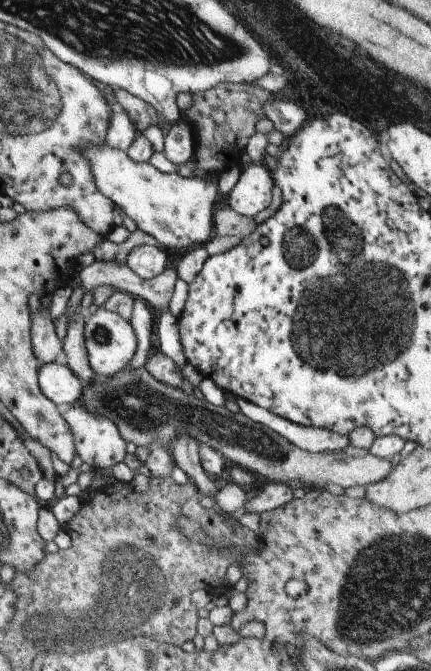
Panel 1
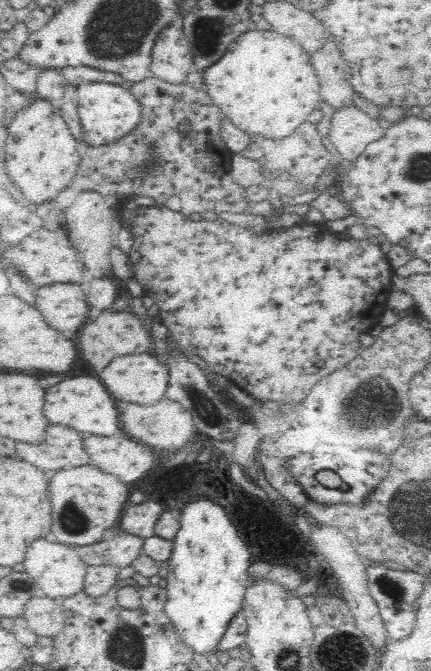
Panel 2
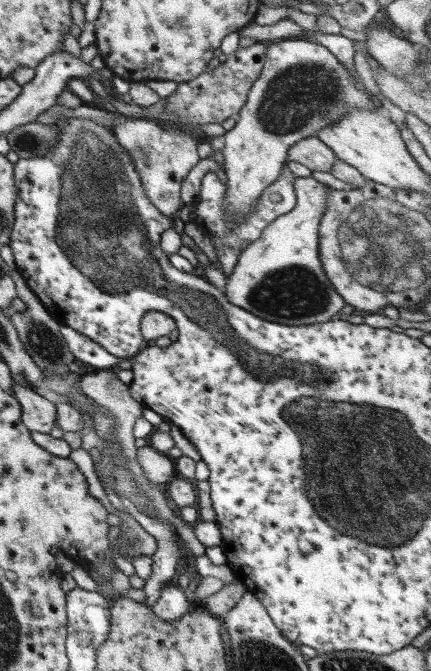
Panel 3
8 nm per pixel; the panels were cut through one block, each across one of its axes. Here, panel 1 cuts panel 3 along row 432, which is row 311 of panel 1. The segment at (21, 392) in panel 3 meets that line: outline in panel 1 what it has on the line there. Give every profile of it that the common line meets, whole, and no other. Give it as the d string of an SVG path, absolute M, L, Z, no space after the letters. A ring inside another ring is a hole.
M52 294L43 296L43 310L31 314L31 341L35 357L47 365L56 360L63 349L63 342L50 318Z

